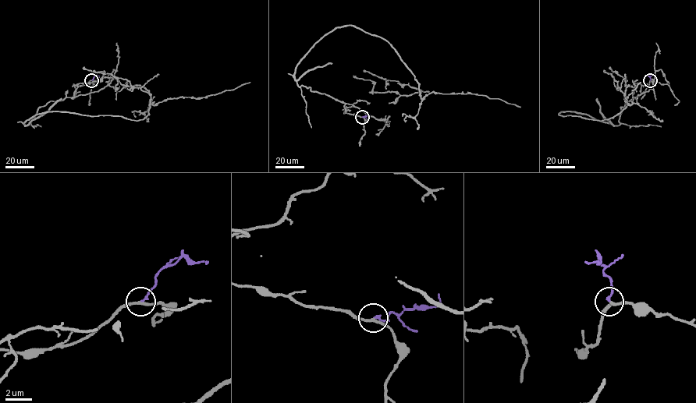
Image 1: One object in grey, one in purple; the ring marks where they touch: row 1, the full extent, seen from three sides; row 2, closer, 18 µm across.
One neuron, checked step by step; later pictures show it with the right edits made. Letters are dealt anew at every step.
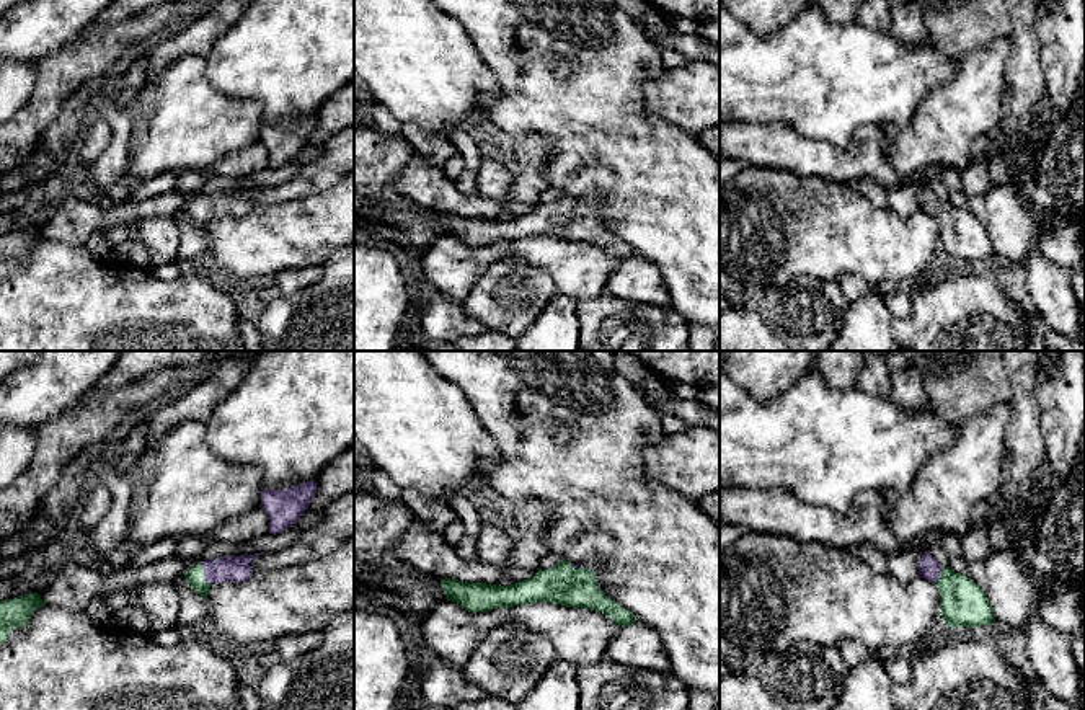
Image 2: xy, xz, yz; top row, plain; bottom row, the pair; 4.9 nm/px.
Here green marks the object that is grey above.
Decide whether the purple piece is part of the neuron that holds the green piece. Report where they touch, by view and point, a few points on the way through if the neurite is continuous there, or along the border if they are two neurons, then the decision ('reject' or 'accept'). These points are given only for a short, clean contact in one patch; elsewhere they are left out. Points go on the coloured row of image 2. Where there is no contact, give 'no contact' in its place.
meets green in xy at (203, 578); runs through xy (194, 576), (203, 578), (227, 568); accept

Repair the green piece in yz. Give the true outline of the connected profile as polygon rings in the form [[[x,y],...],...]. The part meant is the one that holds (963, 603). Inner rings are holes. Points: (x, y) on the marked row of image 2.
[[[928,550],[919,561],[919,576],[937,586],[941,619],[950,628],[974,628],[995,622],[987,594],[966,575],[941,566]]]

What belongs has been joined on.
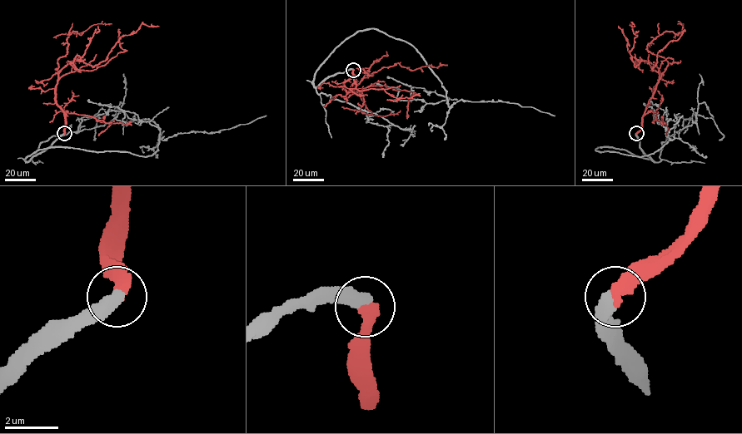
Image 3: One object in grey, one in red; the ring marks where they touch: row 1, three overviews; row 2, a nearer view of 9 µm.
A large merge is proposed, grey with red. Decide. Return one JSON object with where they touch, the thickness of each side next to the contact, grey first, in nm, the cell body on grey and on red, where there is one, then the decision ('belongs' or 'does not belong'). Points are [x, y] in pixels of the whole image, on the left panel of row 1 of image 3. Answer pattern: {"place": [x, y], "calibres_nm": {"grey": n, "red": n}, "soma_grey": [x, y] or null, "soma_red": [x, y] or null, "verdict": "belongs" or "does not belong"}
{"place": [64, 133], "calibres_nm": {"grey": 500, "red": 460}, "soma_grey": null, "soma_red": null, "verdict": "belongs"}

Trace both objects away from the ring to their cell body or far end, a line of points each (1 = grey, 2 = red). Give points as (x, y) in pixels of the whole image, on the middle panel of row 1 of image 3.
1: (353, 70), (313, 84), (346, 39), (378, 29), (420, 54), (450, 106), (500, 101), (555, 115)
2: (353, 70), (353, 76), (344, 82), (347, 93), (364, 78), (397, 63), (411, 70), (428, 65), (447, 65)

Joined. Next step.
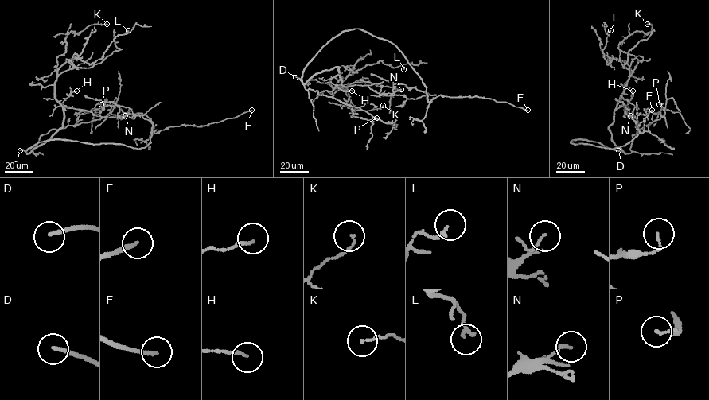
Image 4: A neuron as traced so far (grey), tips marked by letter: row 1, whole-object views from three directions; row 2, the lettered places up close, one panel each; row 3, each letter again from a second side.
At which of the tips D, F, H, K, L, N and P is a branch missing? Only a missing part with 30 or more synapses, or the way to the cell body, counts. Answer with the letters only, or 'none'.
D, F

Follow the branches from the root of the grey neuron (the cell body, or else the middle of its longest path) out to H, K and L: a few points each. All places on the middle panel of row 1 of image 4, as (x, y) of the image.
H: (314, 56), (304, 70), (303, 83), (318, 73), (337, 67), (342, 82), (336, 85), (344, 91), (352, 91)
K: (314, 56), (303, 83), (337, 67), (330, 79), (333, 96), (341, 77), (356, 109), (383, 105)
L: (314, 56), (301, 82), (337, 67), (339, 73), (330, 79), (333, 89), (367, 64), (382, 61), (403, 69)

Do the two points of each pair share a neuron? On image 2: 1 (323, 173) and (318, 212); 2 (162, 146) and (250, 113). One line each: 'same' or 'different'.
1: different
2: same

